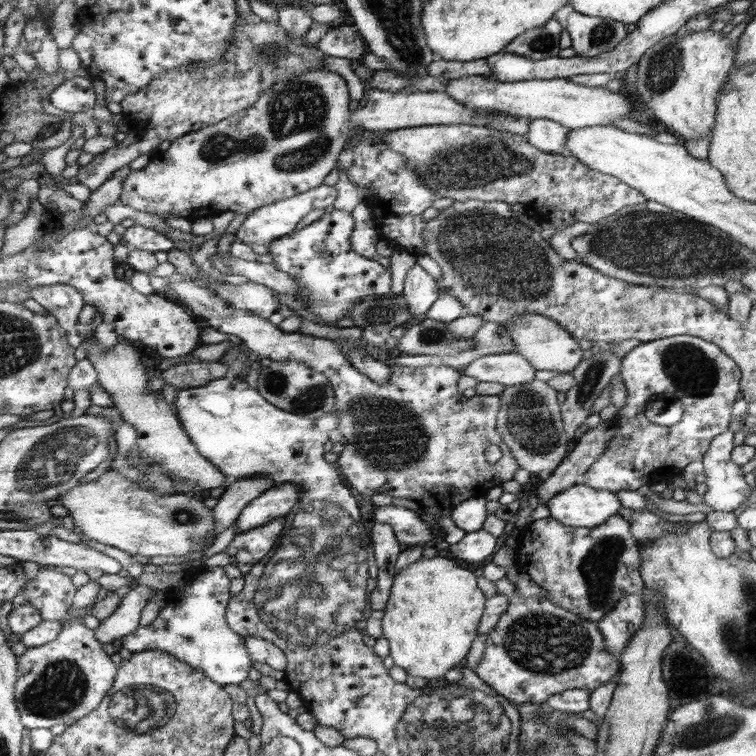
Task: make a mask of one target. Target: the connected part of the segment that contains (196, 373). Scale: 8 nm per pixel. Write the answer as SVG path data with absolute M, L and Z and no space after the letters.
M192 360L172 366L161 371L161 377L166 386L185 389L188 387L204 386L213 380L230 377L228 366L221 361L210 362Z

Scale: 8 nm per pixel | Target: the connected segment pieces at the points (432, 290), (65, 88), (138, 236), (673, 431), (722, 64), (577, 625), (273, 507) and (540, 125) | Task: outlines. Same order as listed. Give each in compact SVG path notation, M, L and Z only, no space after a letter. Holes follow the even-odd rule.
M418 263L407 272L402 294L407 300L411 320L426 314L440 295L436 278L428 274Z
M74 77L49 96L50 104L68 113L90 112L96 103L93 84L88 78Z
M135 224L125 230L122 241L129 249L140 249L151 253L175 250L174 241L157 230Z
M671 336L642 343L622 357L619 375L624 381L628 396L625 405L618 408L617 415L610 421L617 428L616 434L609 442L603 456L598 458L580 479L580 483L592 488L615 493L619 490L636 491L660 478L669 480L688 464L701 461L716 436L729 429L734 404L742 390L742 369L735 360L724 353L718 345L712 344L712 341L697 336ZM658 394L671 394L682 403L684 412L678 424L660 426L645 415L647 402Z
M714 30L680 32L666 36L653 47L648 48L638 62L636 70L636 91L642 103L650 110L657 125L676 135L680 141L709 140L715 127L718 99L728 74L735 65L732 40L724 33Z
M506 577L495 583L498 594L504 594L510 599L508 610L496 624L496 627L486 634L486 648L483 659L476 667L475 673L483 682L496 689L500 696L504 696L510 702L522 704L532 702L534 704L546 703L553 695L568 690L588 690L594 692L596 688L608 684L619 676L622 665L618 656L608 654L606 640L599 626L591 621L578 617L550 600L543 597L522 598L516 591L512 582Z
M294 483L270 487L254 499L237 519L238 533L262 526L275 518L285 517L299 504L301 488Z
M546 118L532 119L530 128L525 135L536 148L546 153L562 153L566 148L564 142L568 140L569 129L558 124L555 120Z

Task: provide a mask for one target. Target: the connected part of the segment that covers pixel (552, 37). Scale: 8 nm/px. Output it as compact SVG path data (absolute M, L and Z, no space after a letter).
M550 19L546 24L526 30L506 46L504 51L530 58L543 60L549 56L556 56L560 49L560 34L565 24Z

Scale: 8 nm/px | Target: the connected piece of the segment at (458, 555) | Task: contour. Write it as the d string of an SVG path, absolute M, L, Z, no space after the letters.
M480 529L478 532L466 533L458 544L450 545L449 550L454 559L478 567L494 555L496 546L496 537Z

